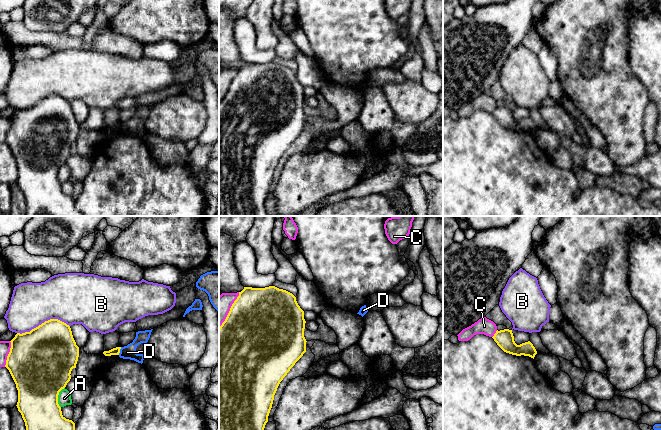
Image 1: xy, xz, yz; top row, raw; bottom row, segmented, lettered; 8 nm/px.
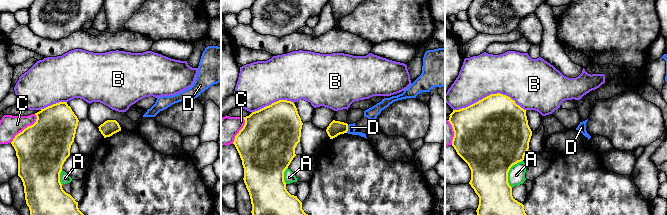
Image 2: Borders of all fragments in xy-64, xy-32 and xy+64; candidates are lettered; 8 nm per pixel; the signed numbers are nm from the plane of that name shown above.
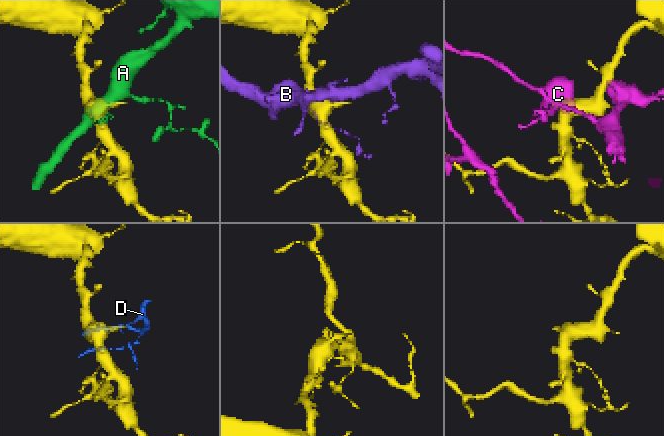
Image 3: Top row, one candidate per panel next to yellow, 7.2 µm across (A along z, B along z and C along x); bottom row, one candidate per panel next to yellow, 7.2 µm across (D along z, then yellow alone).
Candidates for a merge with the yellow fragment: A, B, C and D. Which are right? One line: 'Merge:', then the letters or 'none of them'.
Merge: none of them

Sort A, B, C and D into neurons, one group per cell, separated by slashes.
A / B / C / D

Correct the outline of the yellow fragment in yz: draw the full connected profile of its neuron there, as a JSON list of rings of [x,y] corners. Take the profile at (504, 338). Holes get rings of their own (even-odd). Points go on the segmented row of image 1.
[[[497,330],[492,338],[497,343],[497,345],[506,353],[516,356],[529,356],[533,359],[537,354],[535,347],[530,341],[517,345],[514,341],[512,330]]]

